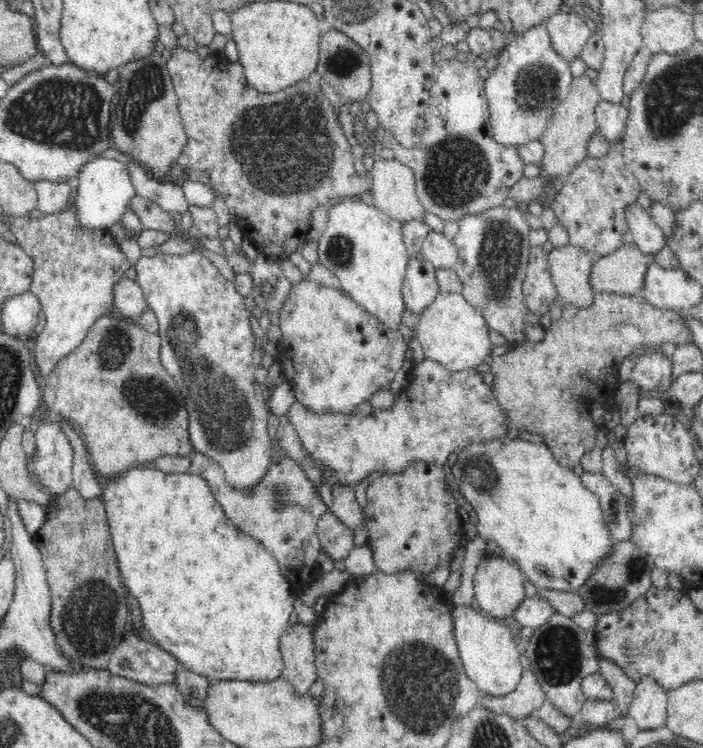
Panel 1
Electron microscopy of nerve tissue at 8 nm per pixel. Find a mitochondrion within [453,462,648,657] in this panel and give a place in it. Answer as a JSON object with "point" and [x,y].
{"point":[615,510]}

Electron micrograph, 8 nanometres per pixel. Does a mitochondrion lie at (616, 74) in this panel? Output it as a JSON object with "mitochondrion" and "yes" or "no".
{"mitochondrion":"no"}

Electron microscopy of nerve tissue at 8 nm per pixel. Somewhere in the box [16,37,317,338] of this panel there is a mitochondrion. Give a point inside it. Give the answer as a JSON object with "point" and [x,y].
{"point":[146,85]}

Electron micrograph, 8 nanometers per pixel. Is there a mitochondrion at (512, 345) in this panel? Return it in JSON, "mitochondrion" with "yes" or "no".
{"mitochondrion":"no"}

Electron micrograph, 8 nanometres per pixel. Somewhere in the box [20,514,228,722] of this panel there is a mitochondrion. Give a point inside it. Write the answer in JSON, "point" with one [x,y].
{"point":[89,621]}

